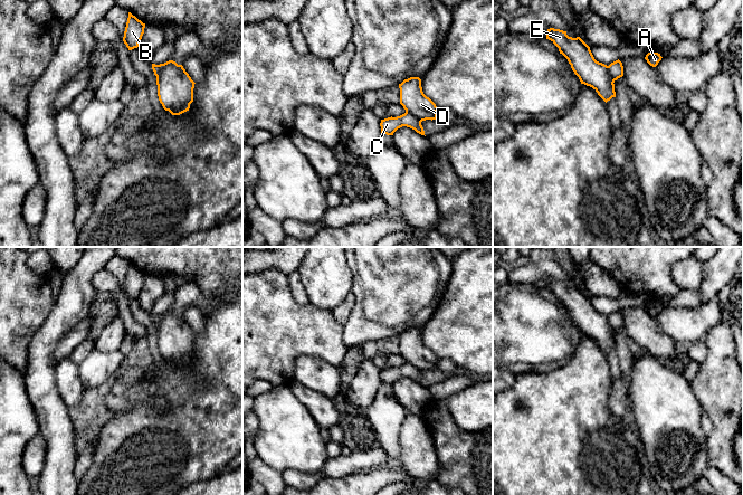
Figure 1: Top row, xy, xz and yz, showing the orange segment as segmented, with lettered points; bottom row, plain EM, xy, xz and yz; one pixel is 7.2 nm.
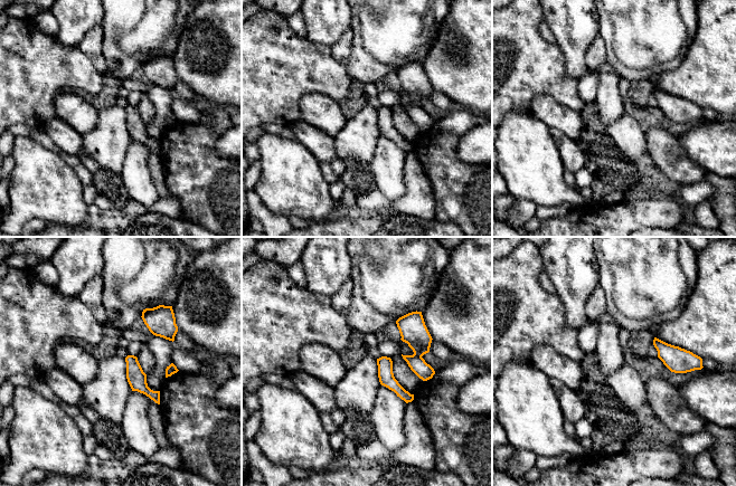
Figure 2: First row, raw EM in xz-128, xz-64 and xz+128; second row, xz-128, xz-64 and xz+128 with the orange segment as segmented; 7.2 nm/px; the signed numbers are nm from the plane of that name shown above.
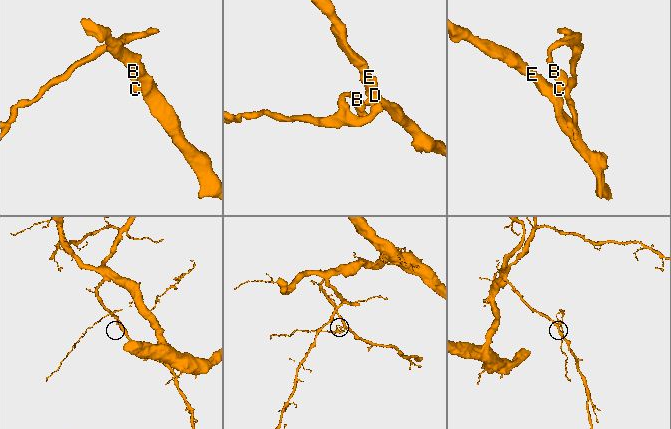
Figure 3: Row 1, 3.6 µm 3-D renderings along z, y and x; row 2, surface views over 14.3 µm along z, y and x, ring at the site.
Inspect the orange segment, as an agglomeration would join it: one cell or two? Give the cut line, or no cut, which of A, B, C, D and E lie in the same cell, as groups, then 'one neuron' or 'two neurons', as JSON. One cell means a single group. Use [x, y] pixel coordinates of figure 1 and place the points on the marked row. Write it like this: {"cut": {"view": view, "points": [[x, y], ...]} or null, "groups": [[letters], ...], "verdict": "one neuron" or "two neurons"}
{"cut": {"view": "xz", "points": [[406, 111], [421, 121]]}, "groups": [["A", "B", "C"], ["D", "E"]], "verdict": "two neurons"}

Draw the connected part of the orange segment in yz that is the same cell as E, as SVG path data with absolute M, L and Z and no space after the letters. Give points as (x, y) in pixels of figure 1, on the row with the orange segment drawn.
M550 28L546 39L568 59L581 84L592 87L606 103L616 97L615 80L608 66L594 59L590 47L580 37L572 38L566 31Z

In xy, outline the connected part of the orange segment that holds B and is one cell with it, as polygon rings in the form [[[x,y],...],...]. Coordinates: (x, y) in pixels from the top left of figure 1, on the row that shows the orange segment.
[[[128,12],[128,18],[124,31],[123,41],[132,50],[139,47],[139,44],[144,34],[145,23],[139,20],[135,16]]]

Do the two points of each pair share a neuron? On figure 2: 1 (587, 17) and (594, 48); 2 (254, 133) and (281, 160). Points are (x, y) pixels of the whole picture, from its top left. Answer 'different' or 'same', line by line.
1: different
2: different

